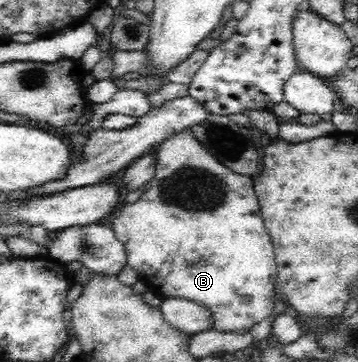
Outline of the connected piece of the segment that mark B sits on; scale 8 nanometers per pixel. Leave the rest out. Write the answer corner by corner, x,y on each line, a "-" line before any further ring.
191,131
179,132
164,140
155,149
153,159
155,159
154,177
144,186
144,190
138,200
132,204
124,205
111,224
115,236
125,247
126,266
135,269
141,275
139,280
143,280
145,285
161,298
180,298
201,305
211,315
211,329
221,333
250,332
255,324
259,324
261,320
271,316
273,308
275,308
275,302
279,298
275,288
278,267
274,244
261,218
259,203
253,190
252,177
237,174
223,166
212,154
209,154
203,148
203,145
193,136

